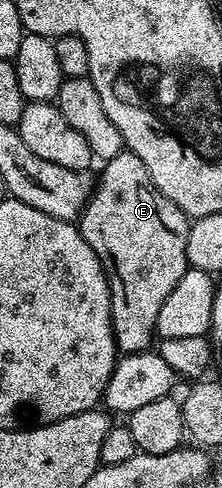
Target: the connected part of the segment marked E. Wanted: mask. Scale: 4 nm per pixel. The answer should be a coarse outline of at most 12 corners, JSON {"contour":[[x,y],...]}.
{"contour":[[123,150],[76,223],[119,353],[155,343],[191,221]]}

